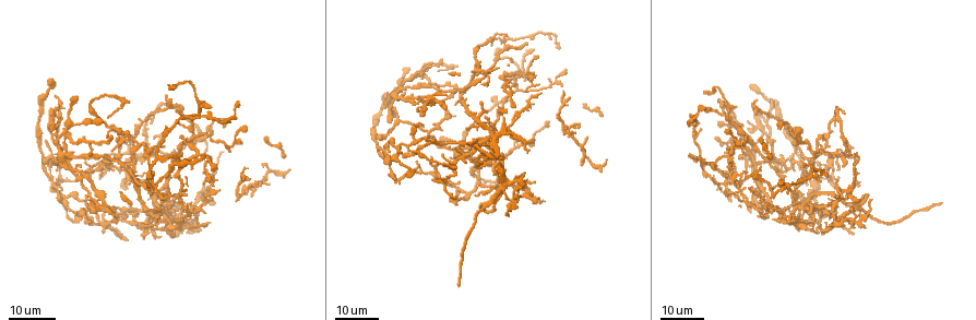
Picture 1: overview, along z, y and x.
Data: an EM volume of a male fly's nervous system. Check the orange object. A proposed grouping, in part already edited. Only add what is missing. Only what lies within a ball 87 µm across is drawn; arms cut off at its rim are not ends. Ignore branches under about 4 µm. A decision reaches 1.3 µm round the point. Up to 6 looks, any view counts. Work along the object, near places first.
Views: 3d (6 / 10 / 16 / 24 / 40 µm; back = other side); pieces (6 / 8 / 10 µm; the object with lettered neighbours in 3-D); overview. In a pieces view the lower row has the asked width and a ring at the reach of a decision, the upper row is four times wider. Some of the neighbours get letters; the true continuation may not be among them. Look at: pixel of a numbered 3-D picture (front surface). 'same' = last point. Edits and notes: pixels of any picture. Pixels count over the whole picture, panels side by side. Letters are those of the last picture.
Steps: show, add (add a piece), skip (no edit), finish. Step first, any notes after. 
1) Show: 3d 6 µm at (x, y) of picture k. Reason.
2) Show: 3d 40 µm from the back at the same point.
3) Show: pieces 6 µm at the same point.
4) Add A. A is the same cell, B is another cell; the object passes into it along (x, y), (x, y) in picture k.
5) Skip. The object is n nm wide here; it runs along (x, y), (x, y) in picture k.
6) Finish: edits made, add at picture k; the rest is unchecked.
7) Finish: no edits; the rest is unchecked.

Show: 3d 16 µm at (547, 122) of picture 1. An open end.

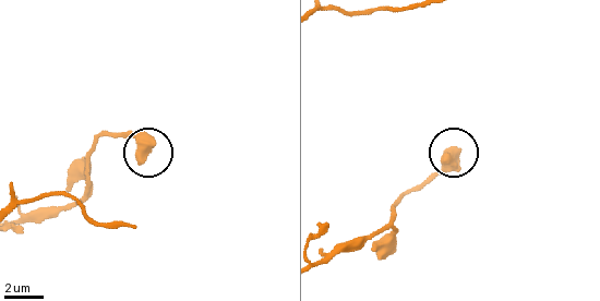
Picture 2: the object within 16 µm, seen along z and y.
Show: pieces 8 µm at (151, 144) of picture 2.

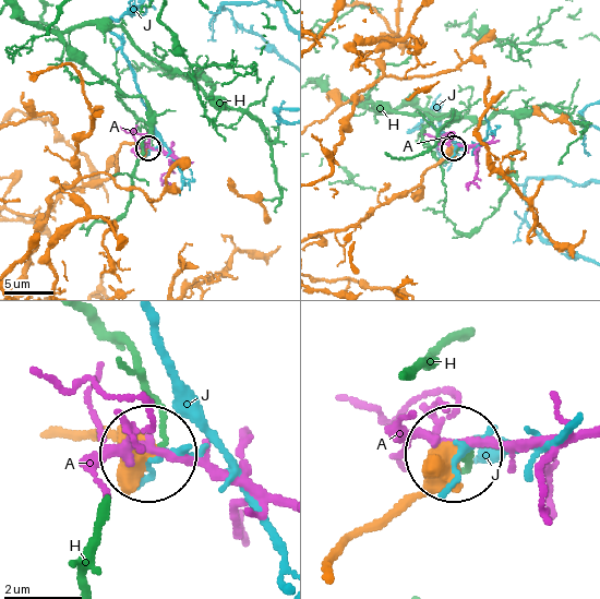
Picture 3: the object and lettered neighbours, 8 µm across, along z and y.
Skip. The object is 480 nm wide here; A, H and J are other cells; it runs along (333, 228), (351, 227), (381, 206), (405, 196), (453, 148) in picture 3; none of them fits.

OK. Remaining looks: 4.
Show: 3d 16 µm at (131, 210) of picture 1. Thin end.

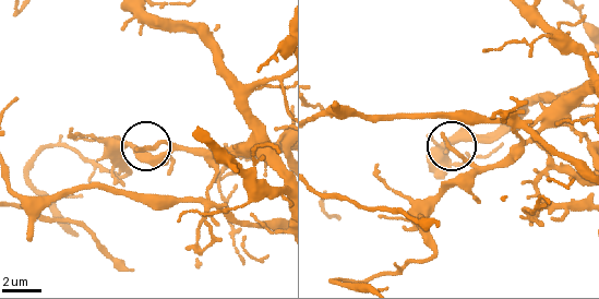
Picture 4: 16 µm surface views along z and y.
Show: pieces 10 µm at (441, 133) of picture 4. See the neighbours.

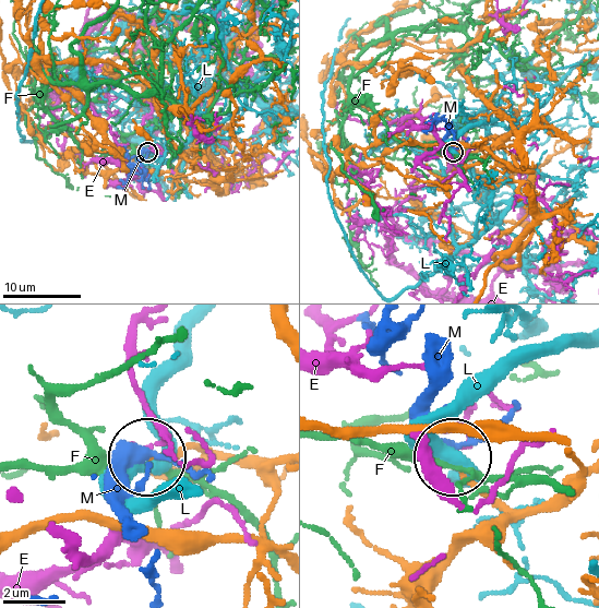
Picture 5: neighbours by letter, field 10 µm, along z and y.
Add M. M is the same cell, E, F and L are other cells; it goes on there.

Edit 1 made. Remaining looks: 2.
Show: 3d 16 µm at (797, 144) of picture 1. Stops while still wide.

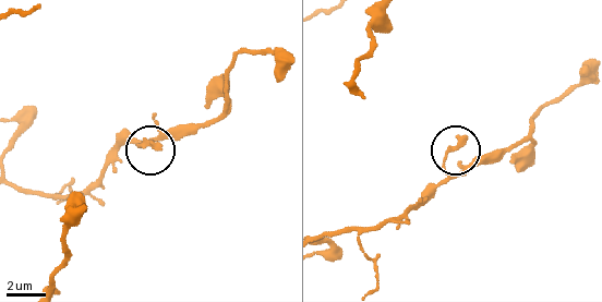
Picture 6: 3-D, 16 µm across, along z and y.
Show: pieces 6 µm at (160, 149) of picture 6.

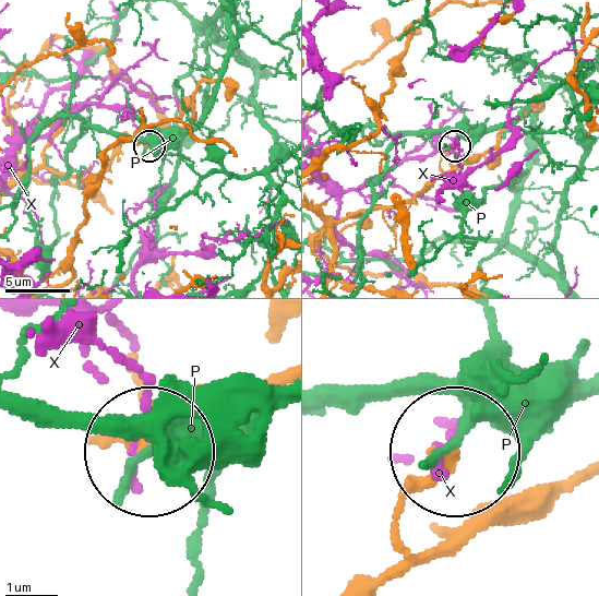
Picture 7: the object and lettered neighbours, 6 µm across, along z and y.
Skip. P and X are other cells; it runs along (92, 443), (140, 452) in picture 7; none of them fits.

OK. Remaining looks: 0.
Finish: edits made, add at picture 5; the rest is unchecked.

